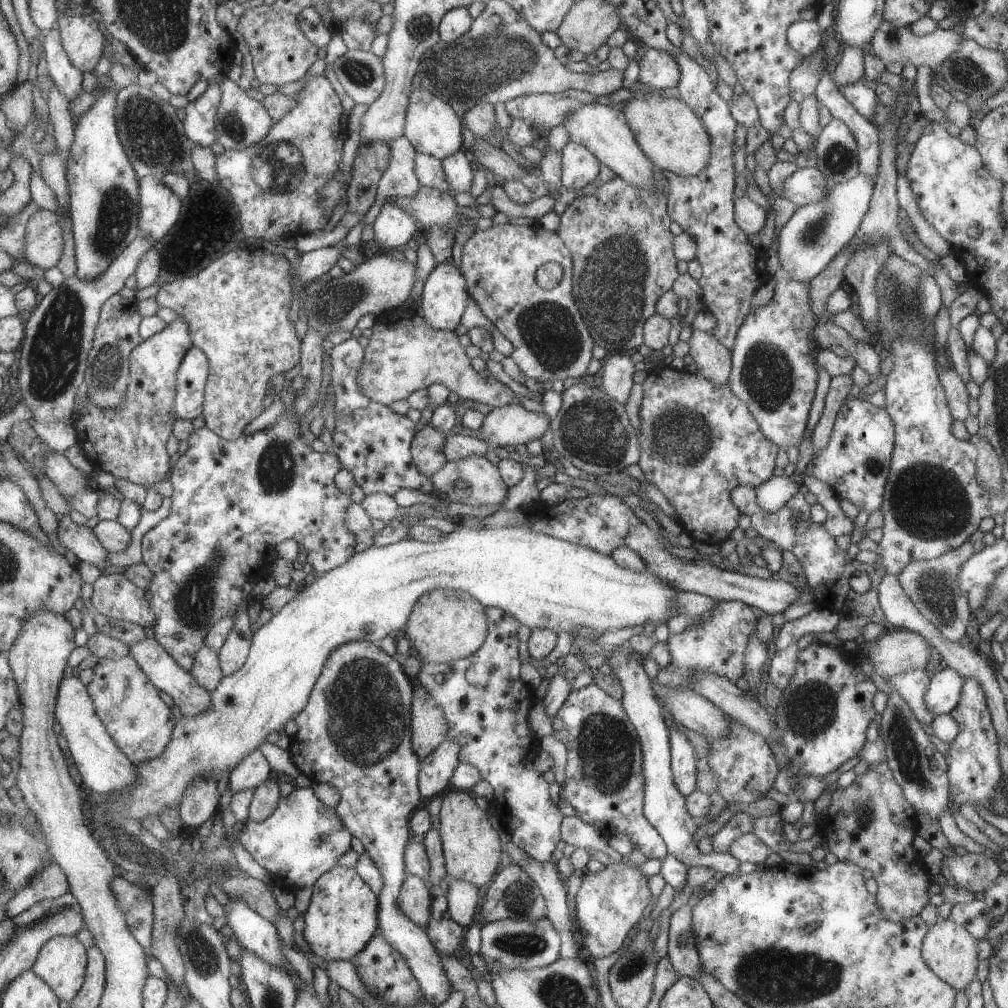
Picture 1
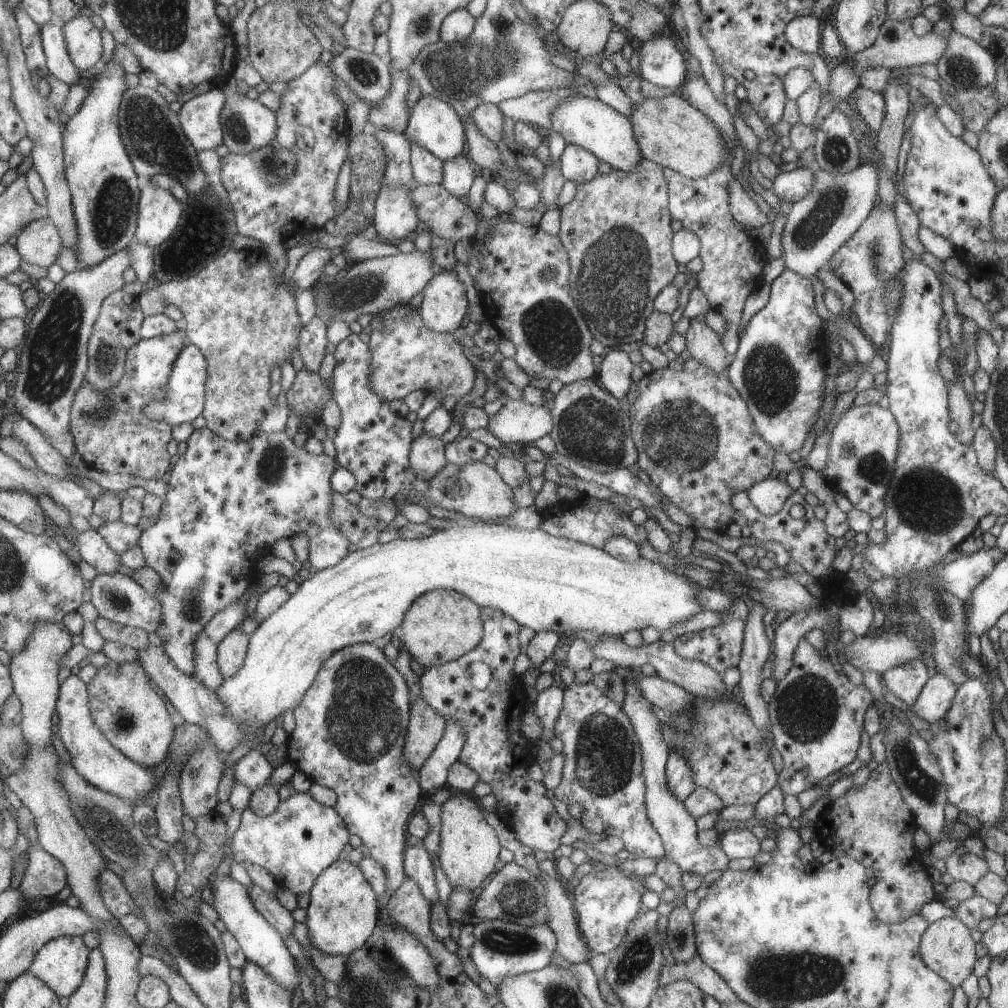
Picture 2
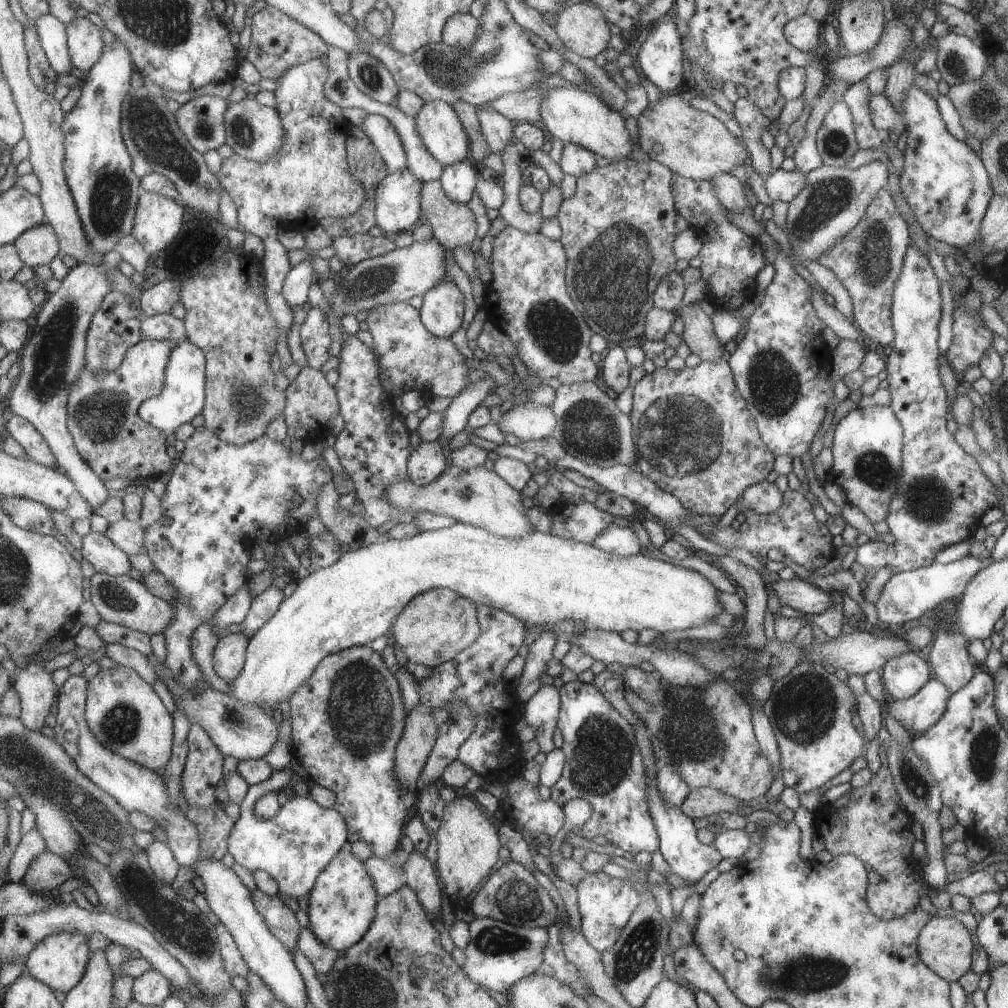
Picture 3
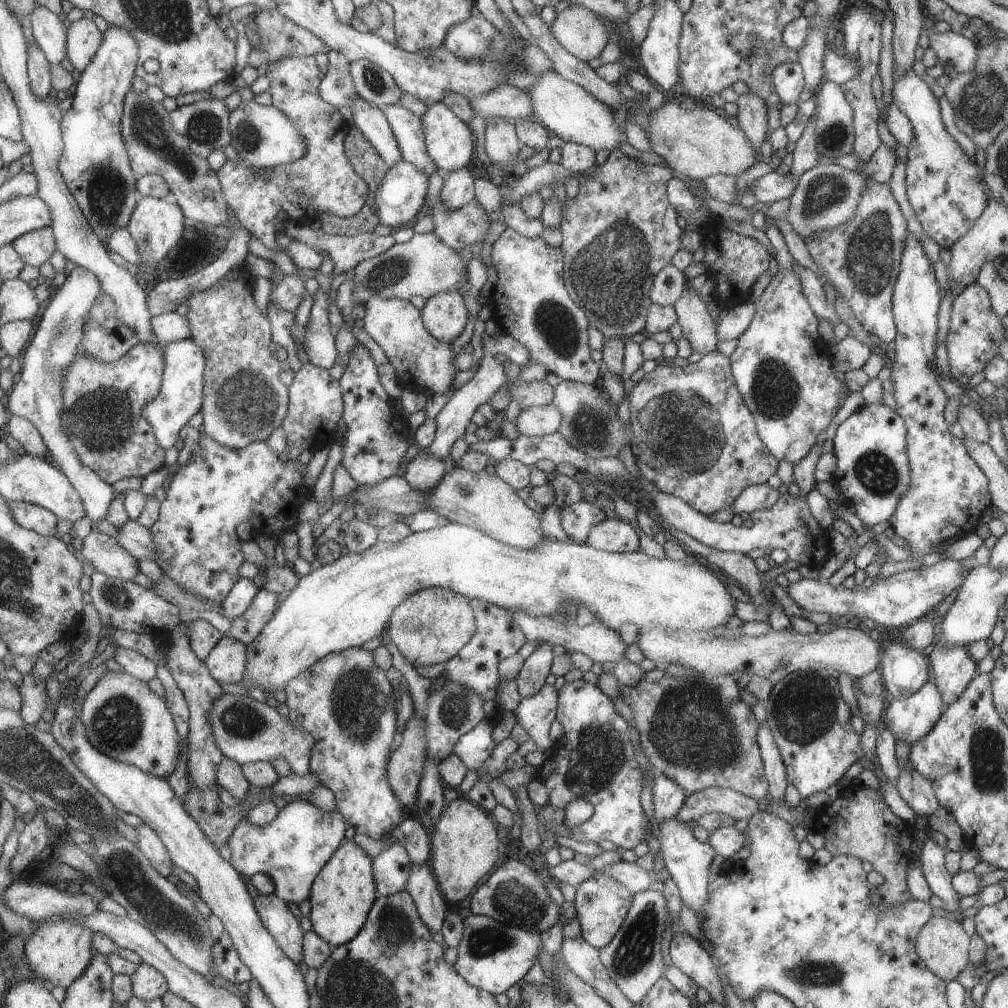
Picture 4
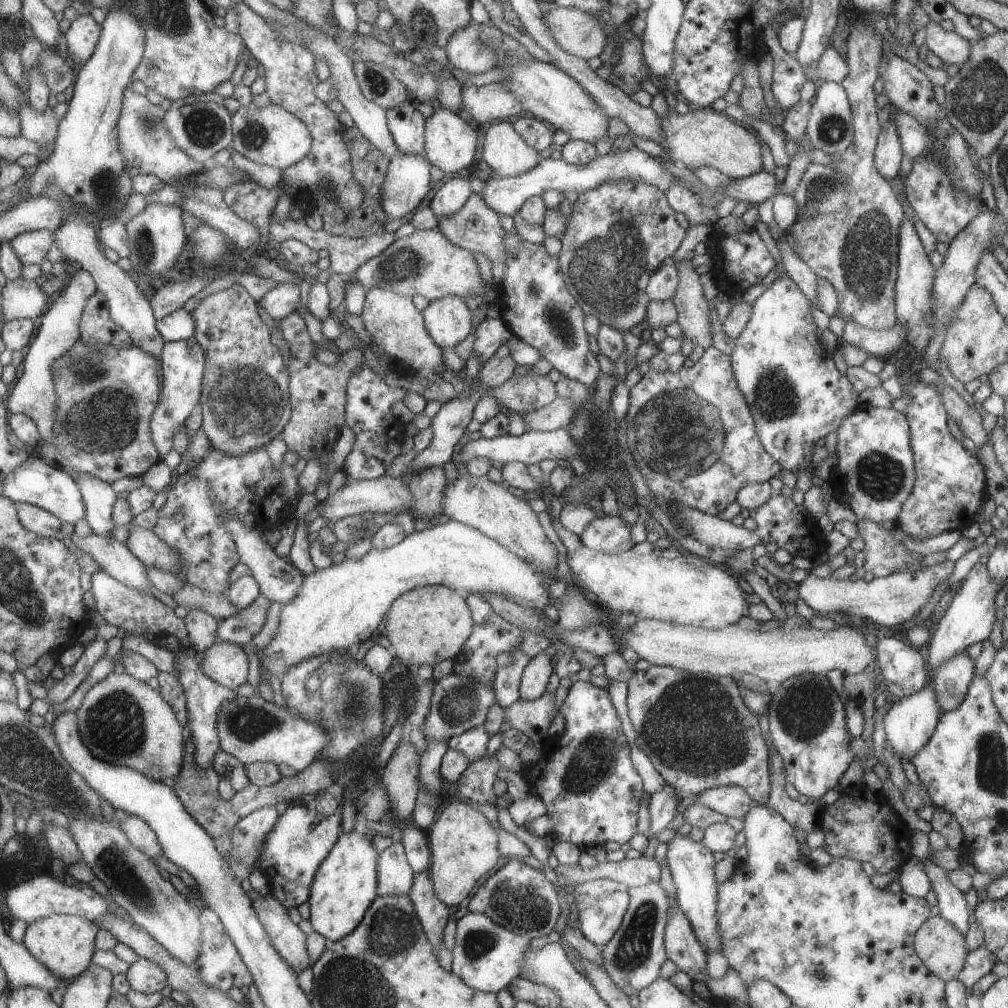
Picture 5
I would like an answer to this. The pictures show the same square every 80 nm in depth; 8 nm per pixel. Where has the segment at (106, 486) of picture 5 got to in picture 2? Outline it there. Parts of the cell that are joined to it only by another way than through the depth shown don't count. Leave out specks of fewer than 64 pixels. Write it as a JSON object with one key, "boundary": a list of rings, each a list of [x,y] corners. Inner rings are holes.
{"boundary":[[[128,248],[117,251],[108,256],[104,261],[88,269],[76,268],[73,272],[67,273],[50,293],[41,296],[39,305],[28,315],[26,340],[23,346],[18,349],[18,365],[14,371],[15,388],[10,394],[13,396],[14,406],[22,418],[26,418],[37,430],[47,437],[51,446],[62,457],[70,468],[70,474],[77,484],[81,485],[94,498],[97,498],[104,490],[91,479],[87,478],[88,470],[75,469],[70,464],[70,456],[75,453],[74,438],[68,429],[70,419],[70,406],[77,389],[83,384],[84,372],[88,361],[88,338],[90,337],[93,323],[97,318],[101,303],[106,296],[121,289],[124,286],[123,271],[129,267],[131,259],[128,255]]]}

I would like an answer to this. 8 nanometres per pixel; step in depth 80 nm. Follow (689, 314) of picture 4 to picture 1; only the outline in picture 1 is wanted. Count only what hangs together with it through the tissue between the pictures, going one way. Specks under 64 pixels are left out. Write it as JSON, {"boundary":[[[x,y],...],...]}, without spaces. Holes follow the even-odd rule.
{"boundary":[[[692,330],[687,342],[696,371],[716,387],[728,384],[730,352],[707,331]]]}

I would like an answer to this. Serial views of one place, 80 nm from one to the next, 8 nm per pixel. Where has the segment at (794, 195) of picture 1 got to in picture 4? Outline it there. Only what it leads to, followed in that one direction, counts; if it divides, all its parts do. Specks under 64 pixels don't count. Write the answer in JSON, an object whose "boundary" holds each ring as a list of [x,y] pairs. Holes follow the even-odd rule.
{"boundary":[[[772,171],[755,179],[750,188],[758,205],[770,204],[779,199],[789,199],[794,193],[798,179],[789,173],[786,175]]]}

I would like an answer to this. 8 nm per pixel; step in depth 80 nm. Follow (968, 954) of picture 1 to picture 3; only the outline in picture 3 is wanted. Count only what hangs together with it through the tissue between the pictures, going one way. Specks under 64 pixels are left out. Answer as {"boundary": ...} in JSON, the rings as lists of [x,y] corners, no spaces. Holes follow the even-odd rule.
{"boundary":[[[946,916],[931,917],[919,931],[917,944],[921,962],[932,973],[935,973],[948,983],[956,981],[970,969],[971,953],[974,949],[971,935],[967,933],[963,924],[955,918]]]}

